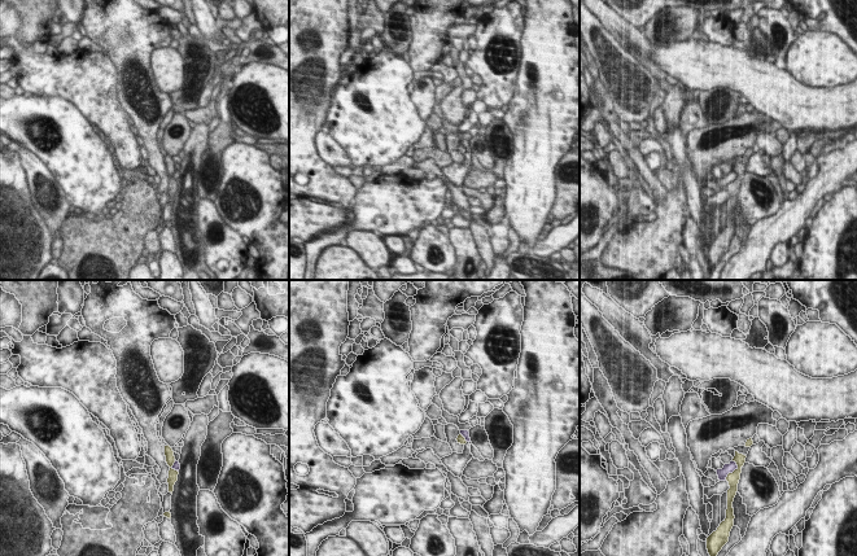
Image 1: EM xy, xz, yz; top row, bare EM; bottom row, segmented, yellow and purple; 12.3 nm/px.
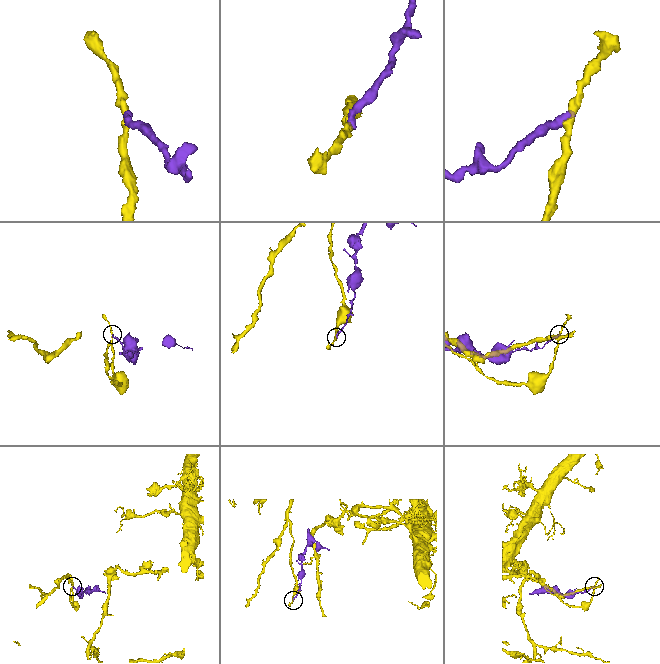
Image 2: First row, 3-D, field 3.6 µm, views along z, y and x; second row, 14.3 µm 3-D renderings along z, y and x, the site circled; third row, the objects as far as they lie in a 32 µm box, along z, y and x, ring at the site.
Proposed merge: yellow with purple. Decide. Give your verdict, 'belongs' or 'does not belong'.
does not belong

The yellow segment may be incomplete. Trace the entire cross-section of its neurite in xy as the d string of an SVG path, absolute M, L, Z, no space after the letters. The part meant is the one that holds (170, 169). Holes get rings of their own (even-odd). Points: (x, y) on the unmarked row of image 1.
M169 154L165 156L165 166L166 166L166 172L167 172L167 175L170 176L169 188L167 188L169 202L172 203L172 201L174 201L174 194L175 194L175 192L178 191L178 184L179 184L179 181L171 178L171 176L174 175L174 172L175 172L175 166L174 166L172 158L171 158Z

